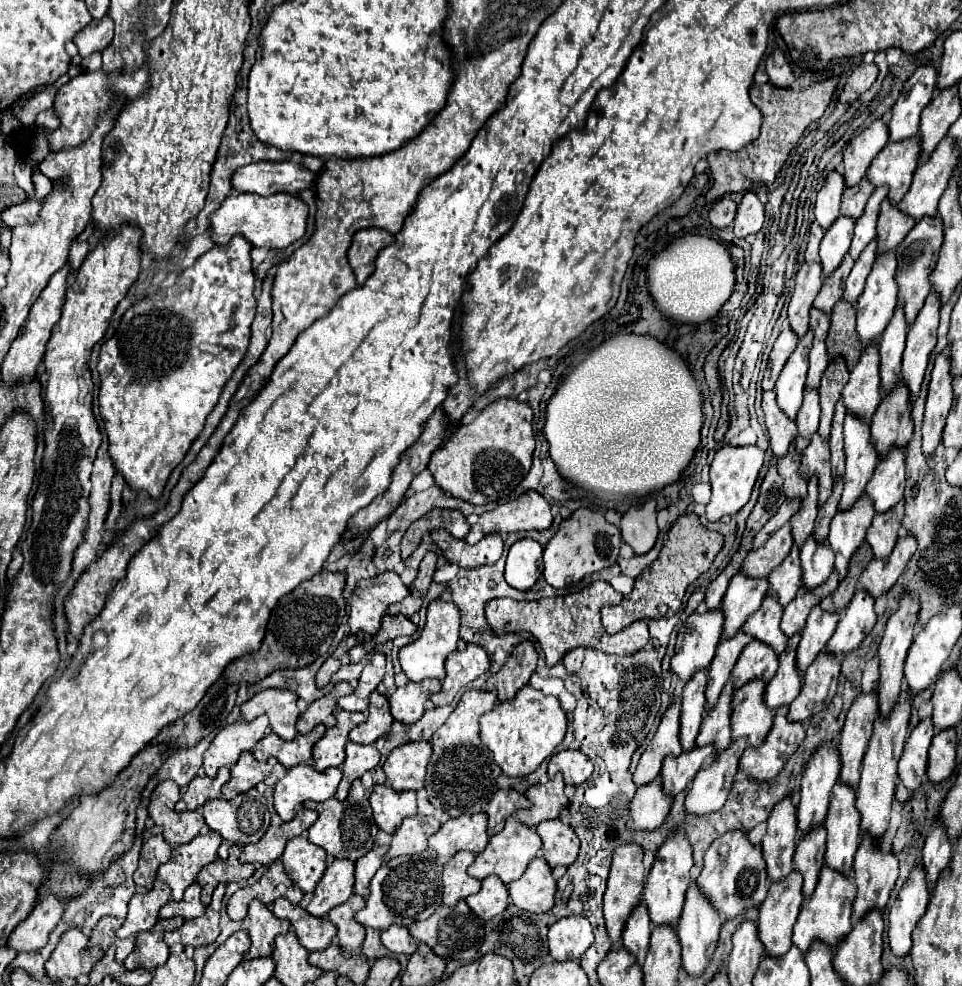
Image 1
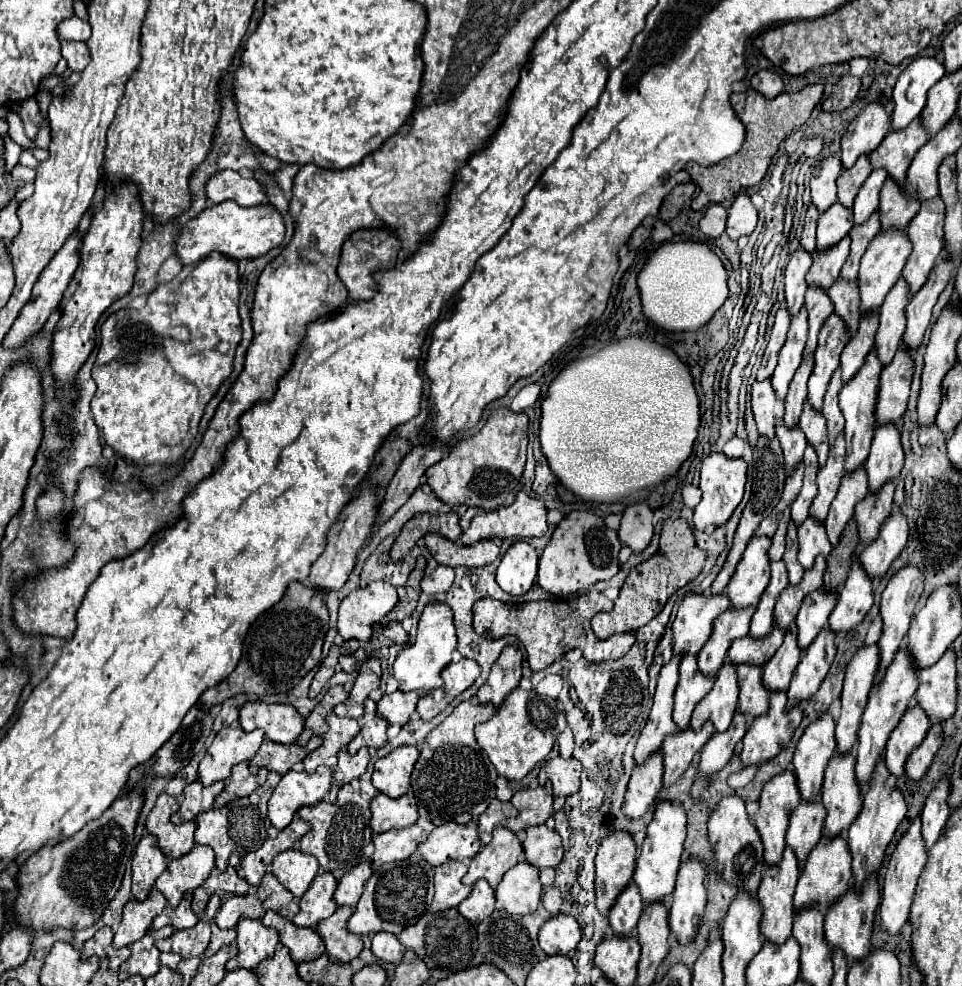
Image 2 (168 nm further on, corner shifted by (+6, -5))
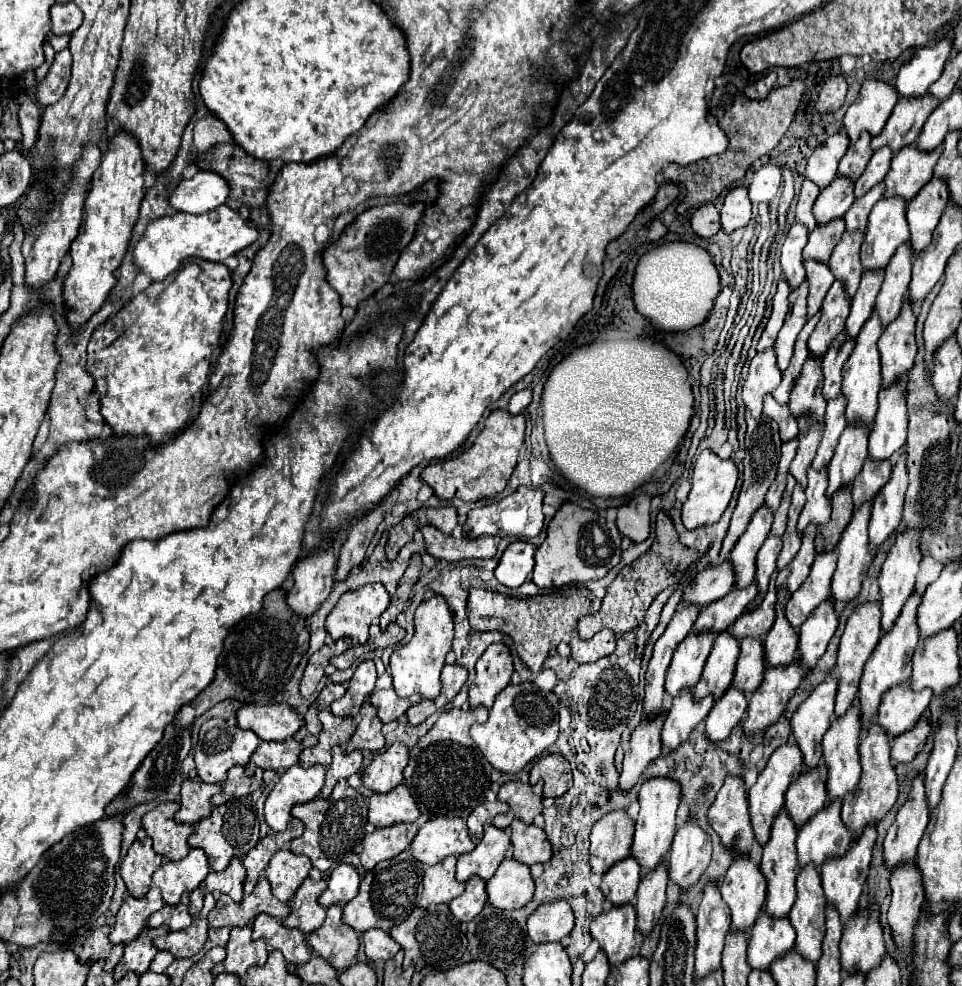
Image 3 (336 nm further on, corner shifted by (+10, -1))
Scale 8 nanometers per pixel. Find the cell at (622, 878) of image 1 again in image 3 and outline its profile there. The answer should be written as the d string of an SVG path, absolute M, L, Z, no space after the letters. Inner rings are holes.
M611 811L591 829L591 871L601 877L609 865L631 855L633 821L627 811Z

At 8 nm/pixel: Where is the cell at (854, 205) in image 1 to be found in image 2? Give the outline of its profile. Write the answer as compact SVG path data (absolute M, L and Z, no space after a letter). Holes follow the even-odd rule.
M861 155L861 159L857 159L857 163L849 169L843 169L839 179L837 179L837 197L839 203L843 203L845 207L853 207L853 199L857 195L857 191L861 189L861 185L865 183L865 179L871 175L873 167L867 159L867 155Z

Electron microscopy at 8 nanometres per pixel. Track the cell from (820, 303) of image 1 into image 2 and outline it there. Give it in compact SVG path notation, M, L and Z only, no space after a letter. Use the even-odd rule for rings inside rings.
M845 235L837 245L825 249L825 251L815 251L813 253L813 265L807 273L807 283L817 283L825 291L833 285L833 279L839 277L841 267L849 255L849 243L851 239Z

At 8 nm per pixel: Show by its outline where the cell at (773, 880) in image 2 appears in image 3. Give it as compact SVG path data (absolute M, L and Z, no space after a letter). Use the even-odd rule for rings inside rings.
M781 811L773 823L773 831L771 831L771 839L769 843L763 847L763 859L761 859L761 873L767 879L767 901L765 901L765 915L769 915L771 919L783 919L789 915L791 907L793 907L793 899L795 899L795 877L797 877L797 847L795 847L795 839L797 839L797 827L795 823L789 819L789 815L785 811Z

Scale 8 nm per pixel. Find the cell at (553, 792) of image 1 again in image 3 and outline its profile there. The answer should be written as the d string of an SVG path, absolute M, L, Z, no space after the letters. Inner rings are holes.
M509 781L499 789L499 801L507 803L511 819L521 819L525 823L533 823L533 817L543 809L543 793L541 783L525 785L521 781Z

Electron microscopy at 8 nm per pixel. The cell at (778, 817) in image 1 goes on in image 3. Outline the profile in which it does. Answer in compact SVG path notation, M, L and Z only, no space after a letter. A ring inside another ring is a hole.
M781 745L769 759L767 767L761 771L761 775L757 777L755 787L749 791L749 815L751 815L751 825L755 831L755 839L759 845L765 845L769 841L771 835L771 827L775 817L779 815L779 811L785 805L785 791L789 789L789 783L793 783L793 779L797 779L797 775L801 775L803 771L803 755L799 751L797 745Z

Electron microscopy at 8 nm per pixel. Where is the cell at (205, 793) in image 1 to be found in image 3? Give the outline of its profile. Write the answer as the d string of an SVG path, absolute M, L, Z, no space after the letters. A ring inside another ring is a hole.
M199 777L183 781L181 787L181 809L175 819L179 823L197 823L203 817L211 815L209 799L221 791L221 785L203 783Z

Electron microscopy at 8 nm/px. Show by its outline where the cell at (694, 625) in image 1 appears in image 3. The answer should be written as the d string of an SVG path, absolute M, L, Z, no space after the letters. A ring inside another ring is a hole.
M723 563L717 567L707 567L697 573L697 577L683 589L683 605L705 607L721 597L725 597L735 585L735 575L731 563Z

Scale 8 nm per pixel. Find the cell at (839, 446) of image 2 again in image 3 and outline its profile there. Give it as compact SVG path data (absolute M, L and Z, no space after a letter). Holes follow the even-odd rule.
M839 395L833 401L827 401L827 413L825 413L825 429L823 429L823 437L817 449L817 457L813 461L813 467L817 467L817 471L823 471L829 465L829 459L833 459L833 451L839 443L839 437L843 433L843 429L847 427L845 421L845 399L843 395Z

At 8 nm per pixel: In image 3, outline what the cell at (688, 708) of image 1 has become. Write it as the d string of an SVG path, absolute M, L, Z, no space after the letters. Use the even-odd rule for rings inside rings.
M691 633L673 653L673 661L667 671L665 691L671 697L677 697L683 689L693 691L693 687L699 683L705 667L705 659L709 657L709 651L713 647L713 633Z

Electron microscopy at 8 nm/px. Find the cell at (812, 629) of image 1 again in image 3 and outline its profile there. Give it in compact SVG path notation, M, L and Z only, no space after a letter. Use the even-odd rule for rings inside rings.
M827 551L817 555L809 577L791 595L785 615L795 629L799 629L801 623L805 623L805 619L811 615L811 611L815 611L829 597L835 565L837 565L837 551Z

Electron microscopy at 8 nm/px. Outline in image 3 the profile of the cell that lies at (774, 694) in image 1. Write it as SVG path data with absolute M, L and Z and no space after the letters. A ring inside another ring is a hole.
M779 591L777 595L777 619L771 631L765 635L765 663L769 667L787 667L787 663L793 663L797 657L797 643L799 635L797 631L787 623L785 617L785 605L789 601L789 591Z

